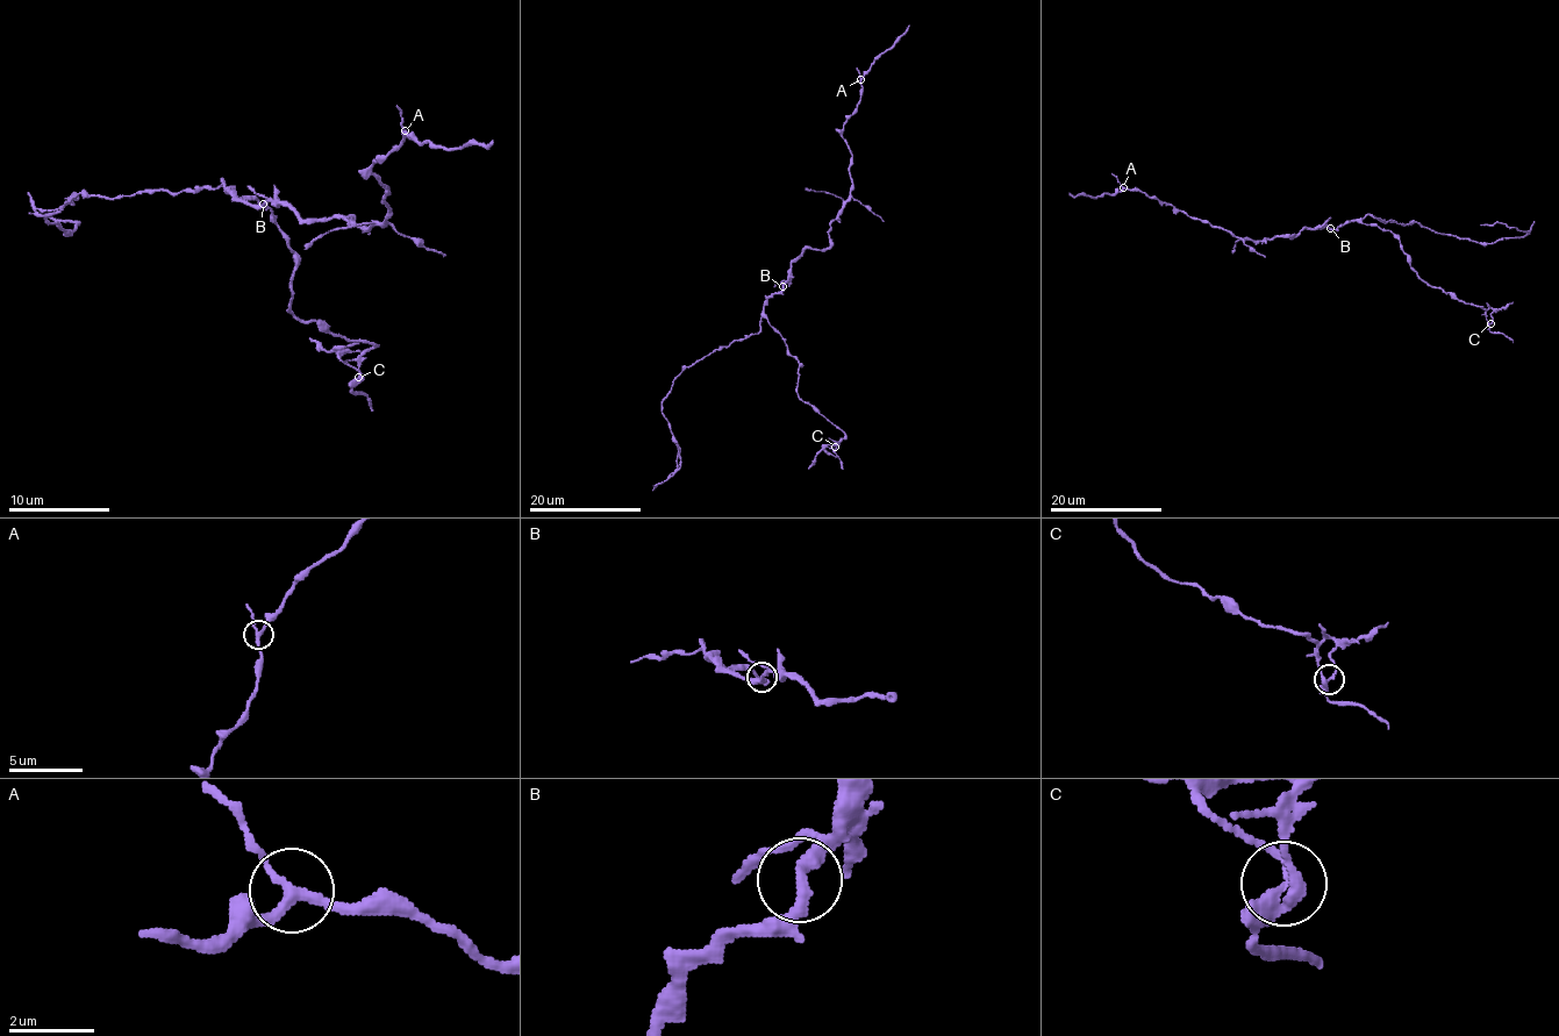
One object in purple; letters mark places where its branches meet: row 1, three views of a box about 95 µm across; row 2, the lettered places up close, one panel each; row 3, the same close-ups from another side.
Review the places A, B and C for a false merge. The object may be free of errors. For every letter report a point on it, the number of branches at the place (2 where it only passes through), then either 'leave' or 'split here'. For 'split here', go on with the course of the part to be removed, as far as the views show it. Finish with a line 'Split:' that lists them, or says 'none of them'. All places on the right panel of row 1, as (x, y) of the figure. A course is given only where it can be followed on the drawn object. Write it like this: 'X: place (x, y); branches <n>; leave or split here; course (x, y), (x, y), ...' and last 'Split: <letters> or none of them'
A: place (1123, 187); branches 3; leave
B: place (1330, 228); branches 3; leave
C: place (1490, 323); branches 3; split here; course (1489, 323), (1492, 312), (1513, 302)
Split: C

